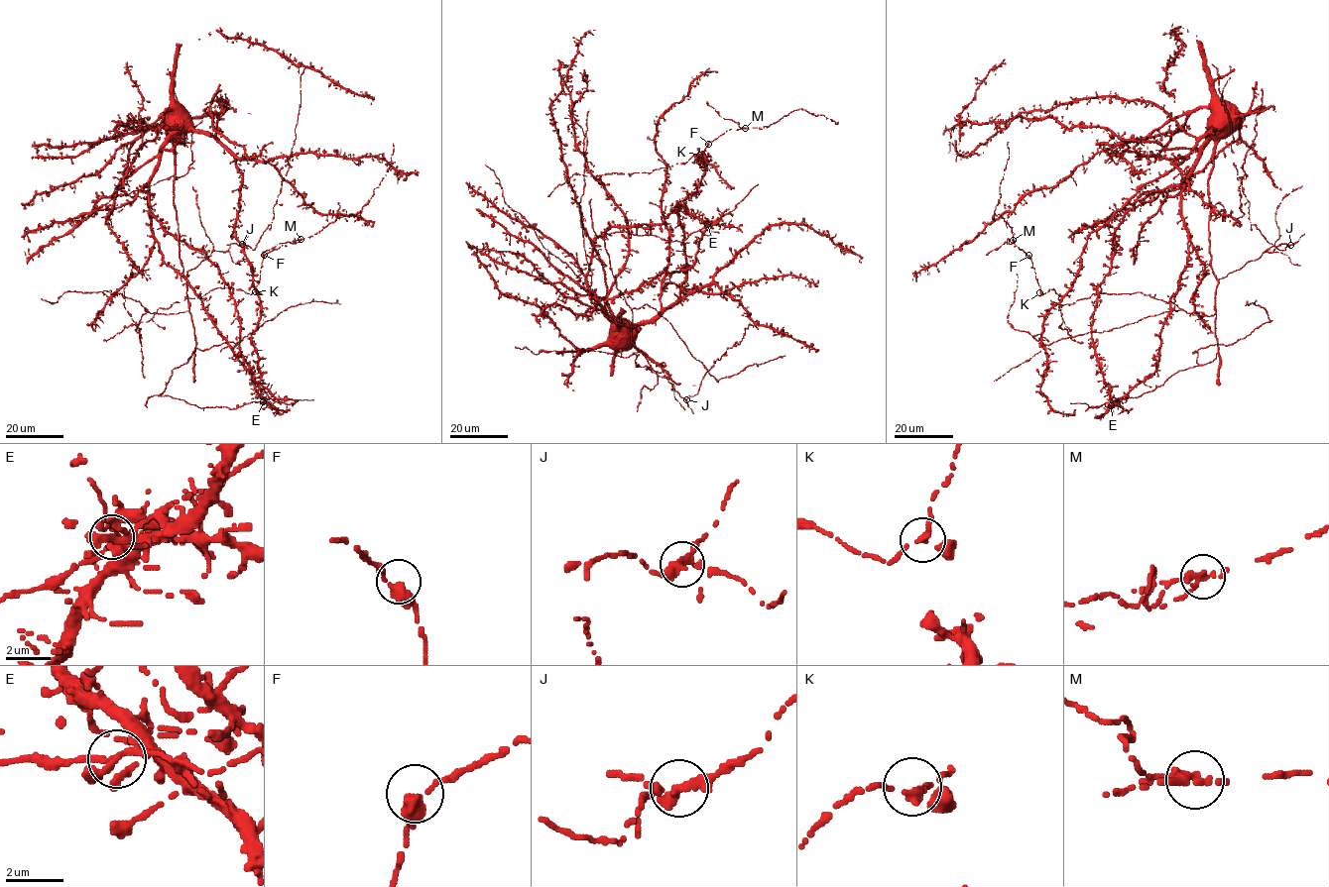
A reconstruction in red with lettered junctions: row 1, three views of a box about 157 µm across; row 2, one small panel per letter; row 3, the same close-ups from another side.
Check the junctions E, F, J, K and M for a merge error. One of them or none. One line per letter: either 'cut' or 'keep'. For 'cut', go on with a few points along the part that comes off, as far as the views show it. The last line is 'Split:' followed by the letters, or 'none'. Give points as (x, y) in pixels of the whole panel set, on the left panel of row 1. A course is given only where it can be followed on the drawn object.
E: keep
F: keep
J: keep
K: keep
M: cut; course (301, 239), (295, 244), (295, 239), (292, 243), (280, 243), (262, 255)
Split: M

